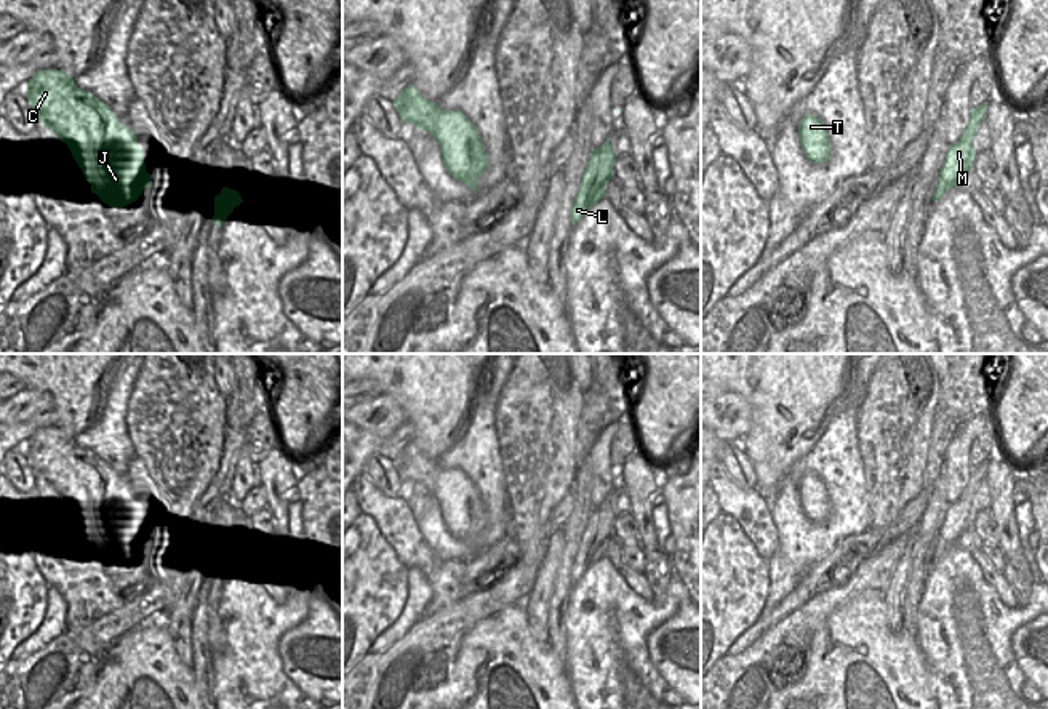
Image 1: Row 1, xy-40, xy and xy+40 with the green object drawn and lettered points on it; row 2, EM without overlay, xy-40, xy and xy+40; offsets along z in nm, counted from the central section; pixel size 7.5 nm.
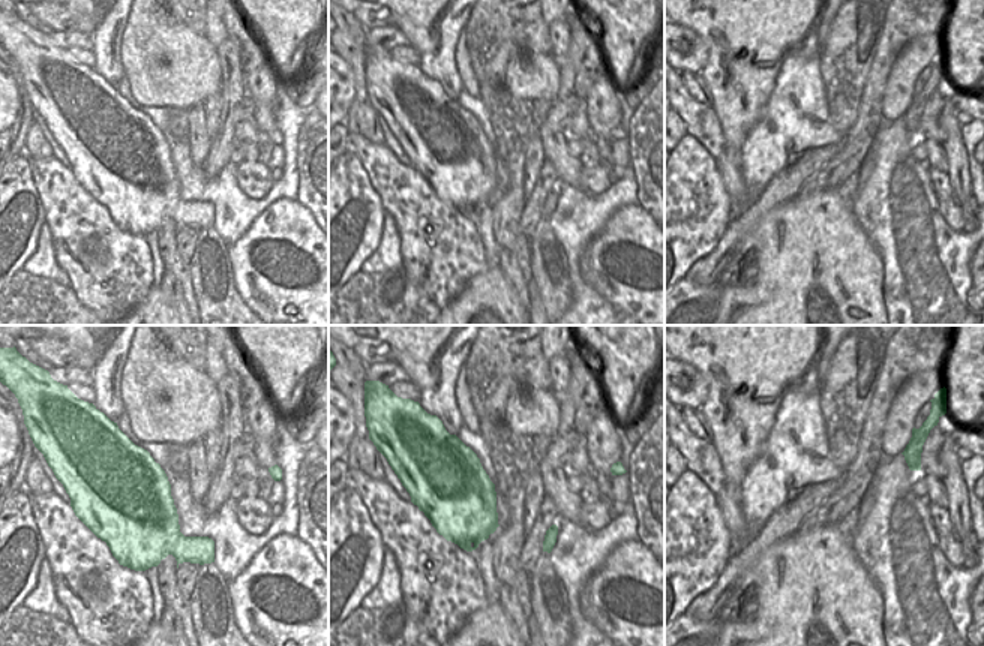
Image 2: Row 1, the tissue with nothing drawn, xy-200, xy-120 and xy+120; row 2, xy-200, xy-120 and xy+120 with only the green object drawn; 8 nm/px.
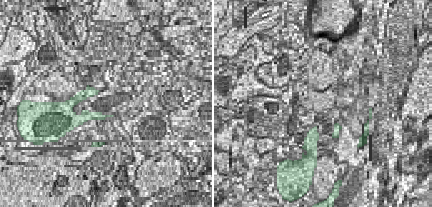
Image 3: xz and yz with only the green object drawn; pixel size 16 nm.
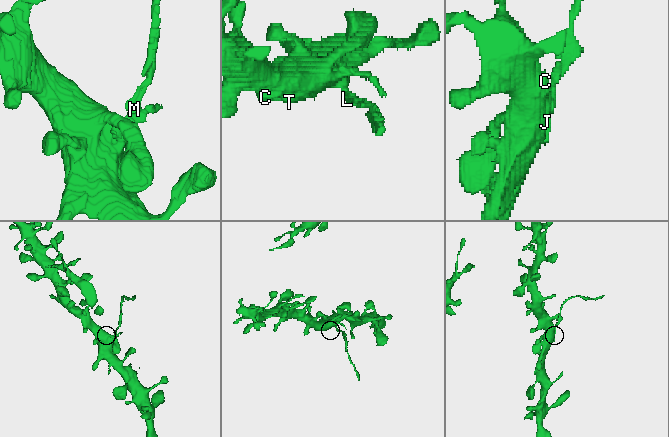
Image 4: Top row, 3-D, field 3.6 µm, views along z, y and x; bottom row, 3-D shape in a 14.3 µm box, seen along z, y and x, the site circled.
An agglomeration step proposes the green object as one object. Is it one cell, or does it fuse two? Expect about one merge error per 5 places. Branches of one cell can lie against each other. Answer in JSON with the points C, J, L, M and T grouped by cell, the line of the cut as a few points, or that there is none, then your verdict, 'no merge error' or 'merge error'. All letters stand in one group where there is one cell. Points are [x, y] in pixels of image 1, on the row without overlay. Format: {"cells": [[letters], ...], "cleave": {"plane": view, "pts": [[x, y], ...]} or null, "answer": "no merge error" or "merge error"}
{"cells": [["C", "J", "L", "T"], ["M"]], "cleave": {"plane": "xy", "pts": [[583, 536], [596, 546], [604, 544]]}, "answer": "merge error"}

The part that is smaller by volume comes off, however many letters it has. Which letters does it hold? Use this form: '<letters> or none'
M

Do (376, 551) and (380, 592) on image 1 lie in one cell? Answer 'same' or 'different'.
same

